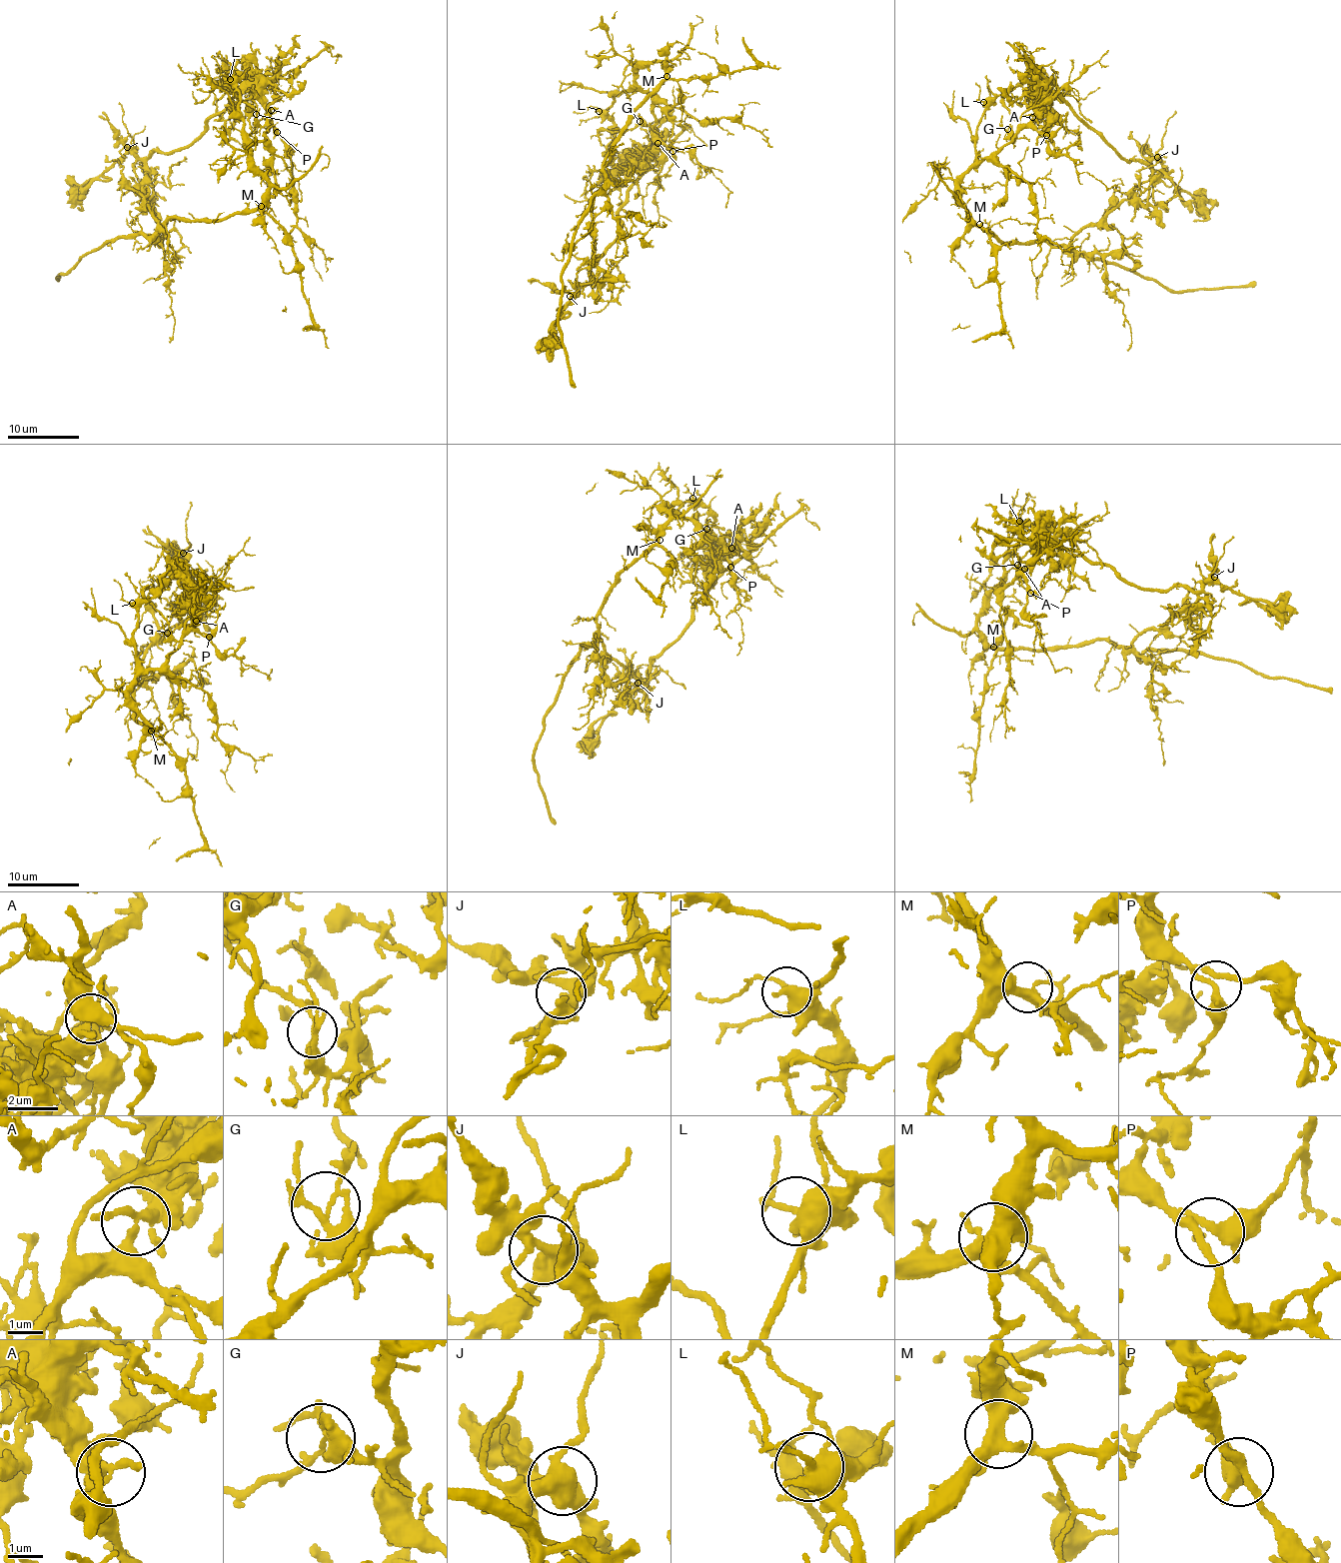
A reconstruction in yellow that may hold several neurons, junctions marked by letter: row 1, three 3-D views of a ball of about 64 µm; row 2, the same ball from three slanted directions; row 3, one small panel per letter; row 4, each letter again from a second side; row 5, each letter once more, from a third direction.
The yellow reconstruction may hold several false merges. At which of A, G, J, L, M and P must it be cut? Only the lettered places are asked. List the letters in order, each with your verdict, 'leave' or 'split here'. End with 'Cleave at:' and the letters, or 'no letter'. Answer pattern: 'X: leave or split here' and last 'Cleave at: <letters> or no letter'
A: split here
G: leave
J: leave
L: leave
M: leave
P: leave
Cleave at: A

